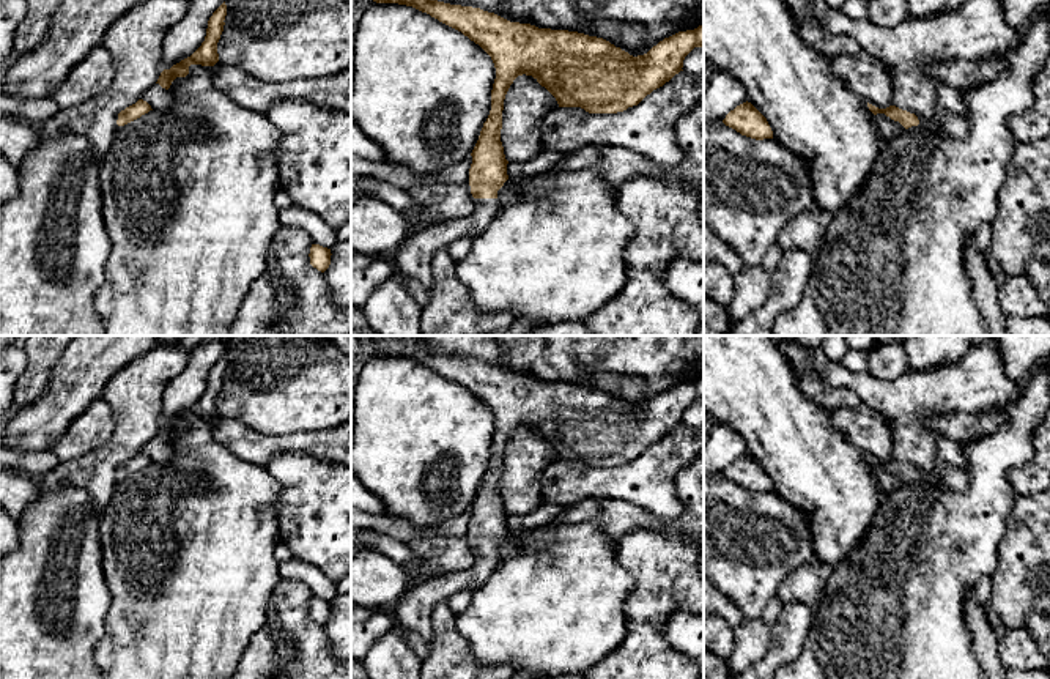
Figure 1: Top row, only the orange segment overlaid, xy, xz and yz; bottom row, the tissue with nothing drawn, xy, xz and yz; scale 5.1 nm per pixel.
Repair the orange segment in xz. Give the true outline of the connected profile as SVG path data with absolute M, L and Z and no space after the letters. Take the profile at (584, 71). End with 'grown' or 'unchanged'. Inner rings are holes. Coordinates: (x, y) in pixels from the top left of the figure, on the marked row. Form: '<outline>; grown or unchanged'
M373 0L373 2L406 5L430 14L431 17L461 32L471 41L479 44L491 57L496 68L496 79L491 90L491 110L486 121L483 123L479 140L471 153L472 164L469 169L469 186L475 205L472 214L457 222L431 225L422 232L412 232L395 249L395 252L390 257L395 269L398 269L401 274L408 277L416 279L430 293L433 290L433 276L431 276L433 255L441 249L447 249L452 243L455 243L461 236L475 238L497 213L497 191L508 180L507 175L508 161L505 159L504 147L501 142L504 99L510 85L518 76L523 74L532 76L542 87L545 87L556 98L559 107L581 107L589 113L617 113L627 110L628 107L638 106L647 95L663 87L675 74L683 71L682 69L683 60L694 47L704 49L704 25L699 25L694 30L678 32L660 41L647 54L633 57L603 38L589 36L578 32L538 28L531 24L510 22L494 13L488 13L480 8L450 5L438 0Z; grown

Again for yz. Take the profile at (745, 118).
M748 101L730 110L723 123L756 140L773 139L767 118Z; unchanged

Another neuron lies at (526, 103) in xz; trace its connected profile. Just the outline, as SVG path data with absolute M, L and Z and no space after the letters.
M518 76L510 85L502 110L501 142L508 162L532 158L546 113L557 109L556 98L532 76Z

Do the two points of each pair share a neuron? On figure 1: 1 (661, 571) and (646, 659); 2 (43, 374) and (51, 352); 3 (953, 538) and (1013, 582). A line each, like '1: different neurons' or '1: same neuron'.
1: same neuron
2: same neuron
3: different neurons

